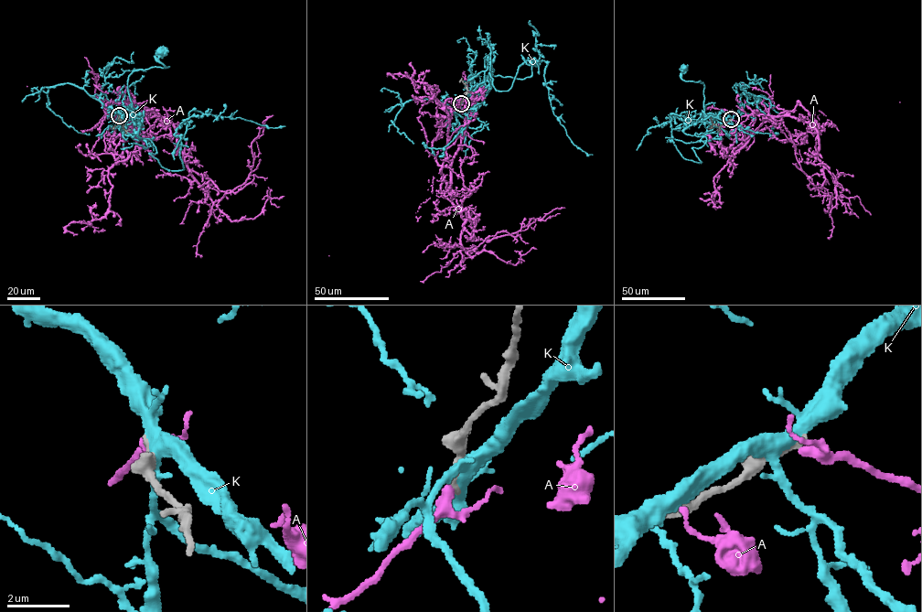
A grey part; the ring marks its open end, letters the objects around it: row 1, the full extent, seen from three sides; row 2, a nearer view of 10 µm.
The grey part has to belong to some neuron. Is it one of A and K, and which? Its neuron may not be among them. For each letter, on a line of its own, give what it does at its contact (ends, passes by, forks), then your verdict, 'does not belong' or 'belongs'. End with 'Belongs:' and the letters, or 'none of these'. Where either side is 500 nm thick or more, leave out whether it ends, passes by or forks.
A: it passes by; does not belong
K: it forks; does not belong
Belongs: none of these

